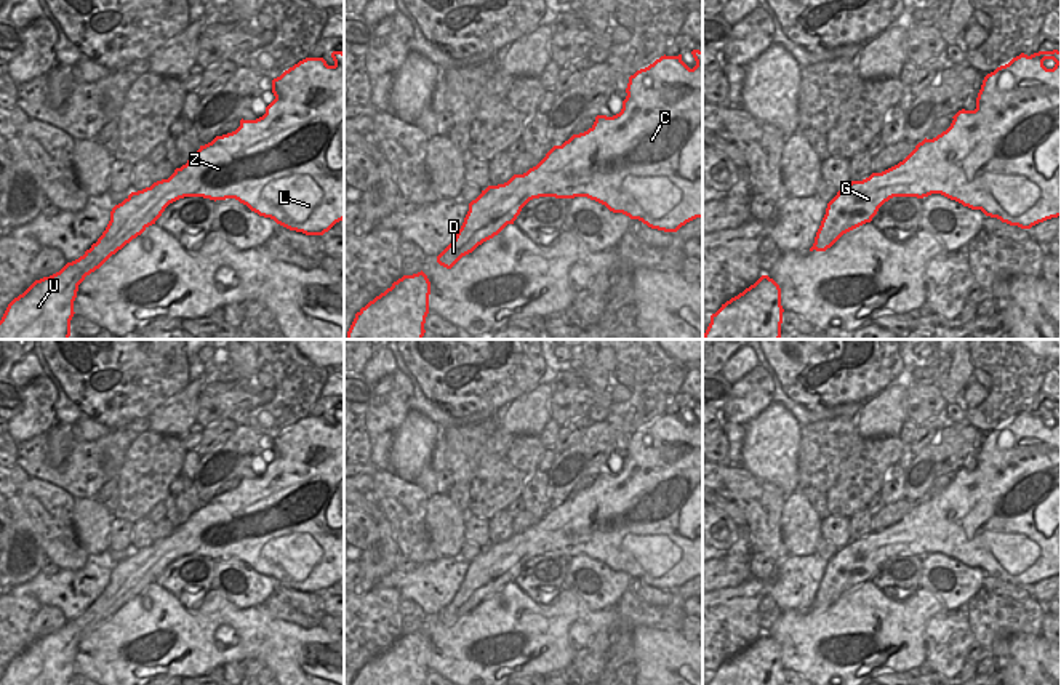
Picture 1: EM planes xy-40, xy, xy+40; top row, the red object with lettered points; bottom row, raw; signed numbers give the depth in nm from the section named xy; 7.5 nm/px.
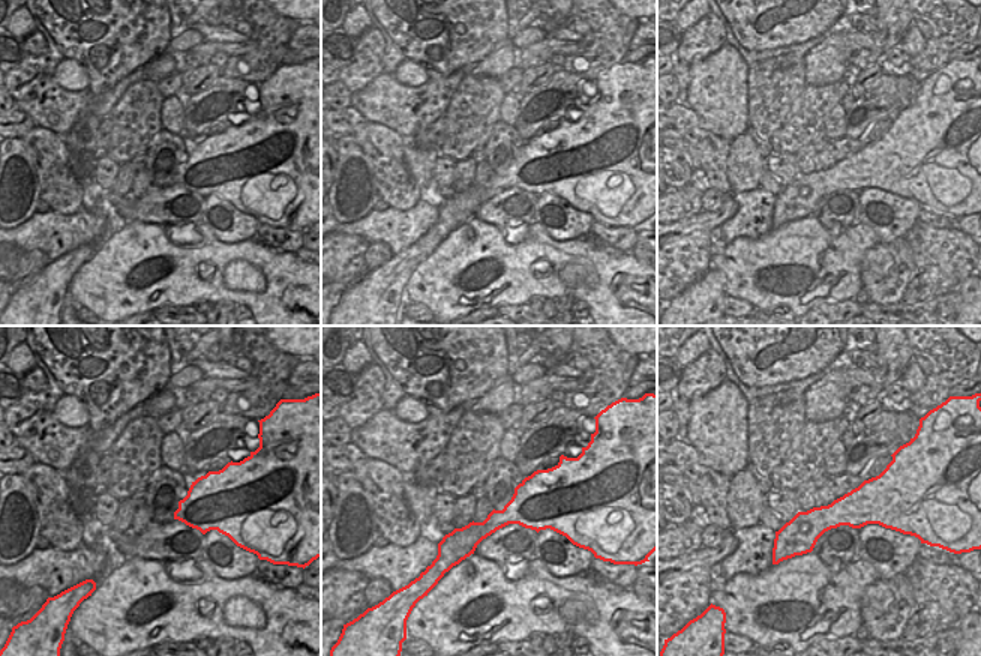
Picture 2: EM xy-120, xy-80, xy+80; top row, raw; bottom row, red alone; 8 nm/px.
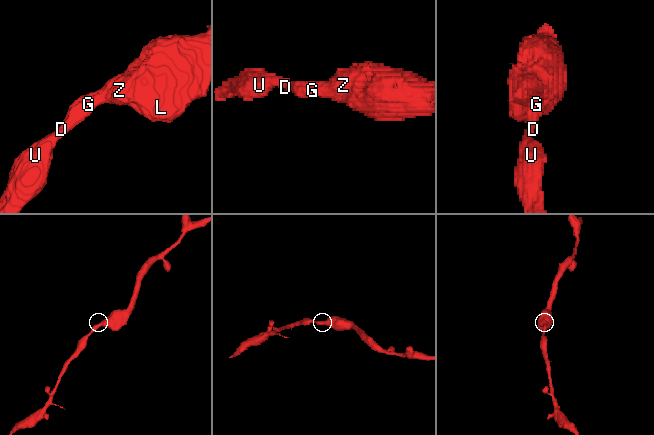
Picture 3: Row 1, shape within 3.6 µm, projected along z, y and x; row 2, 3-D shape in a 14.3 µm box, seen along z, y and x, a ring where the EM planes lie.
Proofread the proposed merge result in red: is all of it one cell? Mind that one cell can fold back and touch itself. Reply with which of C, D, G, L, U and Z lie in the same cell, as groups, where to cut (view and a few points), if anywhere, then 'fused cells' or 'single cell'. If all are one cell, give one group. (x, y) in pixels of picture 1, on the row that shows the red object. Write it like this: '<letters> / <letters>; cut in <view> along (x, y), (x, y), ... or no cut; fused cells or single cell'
C D G L U Z; no cut; single cell

